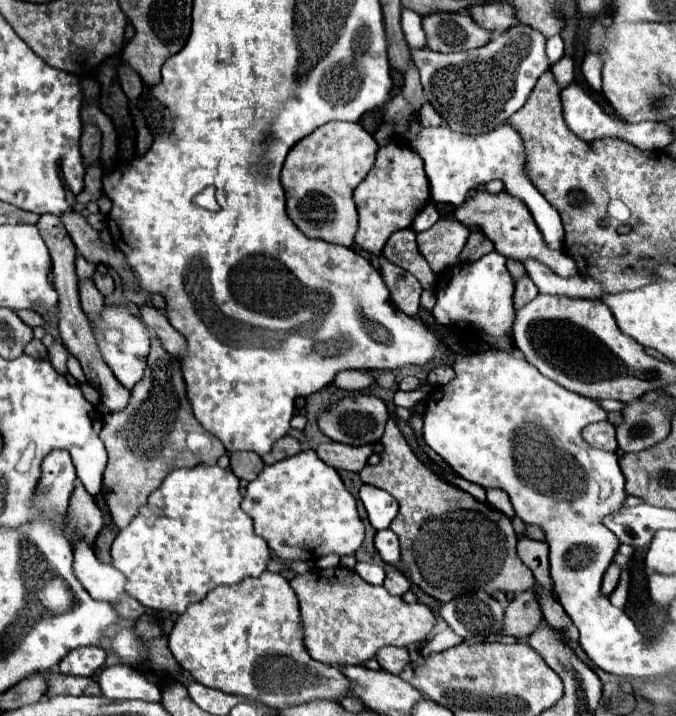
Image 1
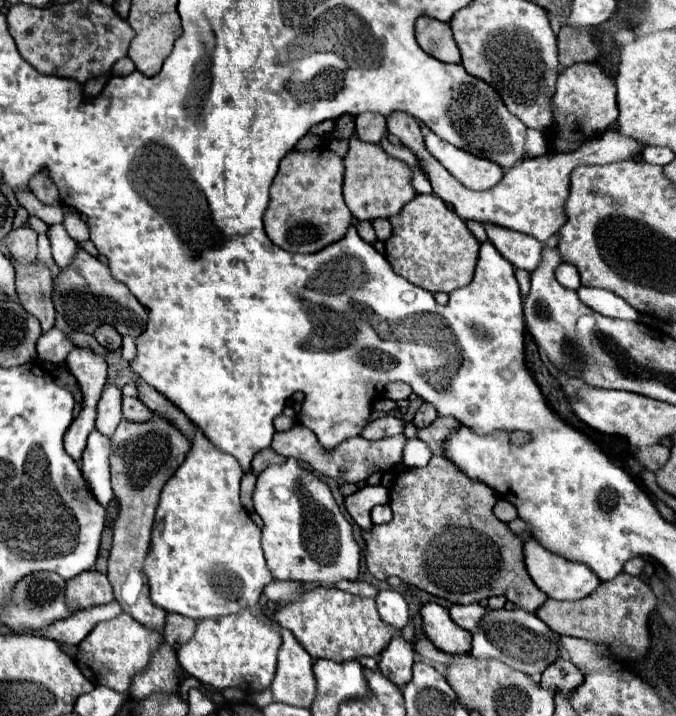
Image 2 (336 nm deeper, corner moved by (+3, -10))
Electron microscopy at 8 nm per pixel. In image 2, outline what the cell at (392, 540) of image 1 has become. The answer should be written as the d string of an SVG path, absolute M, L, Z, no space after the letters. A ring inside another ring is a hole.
M364 486L362 490L356 490L354 494L344 498L344 506L348 510L348 514L352 516L352 520L362 528L362 530L370 530L372 528L372 520L370 520L370 508L374 508L380 502L388 502L388 488L384 486Z

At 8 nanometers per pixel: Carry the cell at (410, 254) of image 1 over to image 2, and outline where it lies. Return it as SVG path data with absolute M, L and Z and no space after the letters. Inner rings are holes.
M376 218L376 220L372 220L372 226L374 226L374 230L376 230L378 240L386 240L386 238L392 234L392 226L390 226L390 222L388 222L386 218Z

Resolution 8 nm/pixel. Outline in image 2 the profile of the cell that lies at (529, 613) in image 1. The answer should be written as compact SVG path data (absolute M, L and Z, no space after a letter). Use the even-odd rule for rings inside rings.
M620 572L614 580L602 582L598 590L592 592L588 598L574 602L560 602L552 598L546 600L546 604L536 612L536 616L558 634L606 644L624 644L642 658L650 648L648 616L654 608L656 596L650 586L644 584L638 576L628 576L626 572Z

